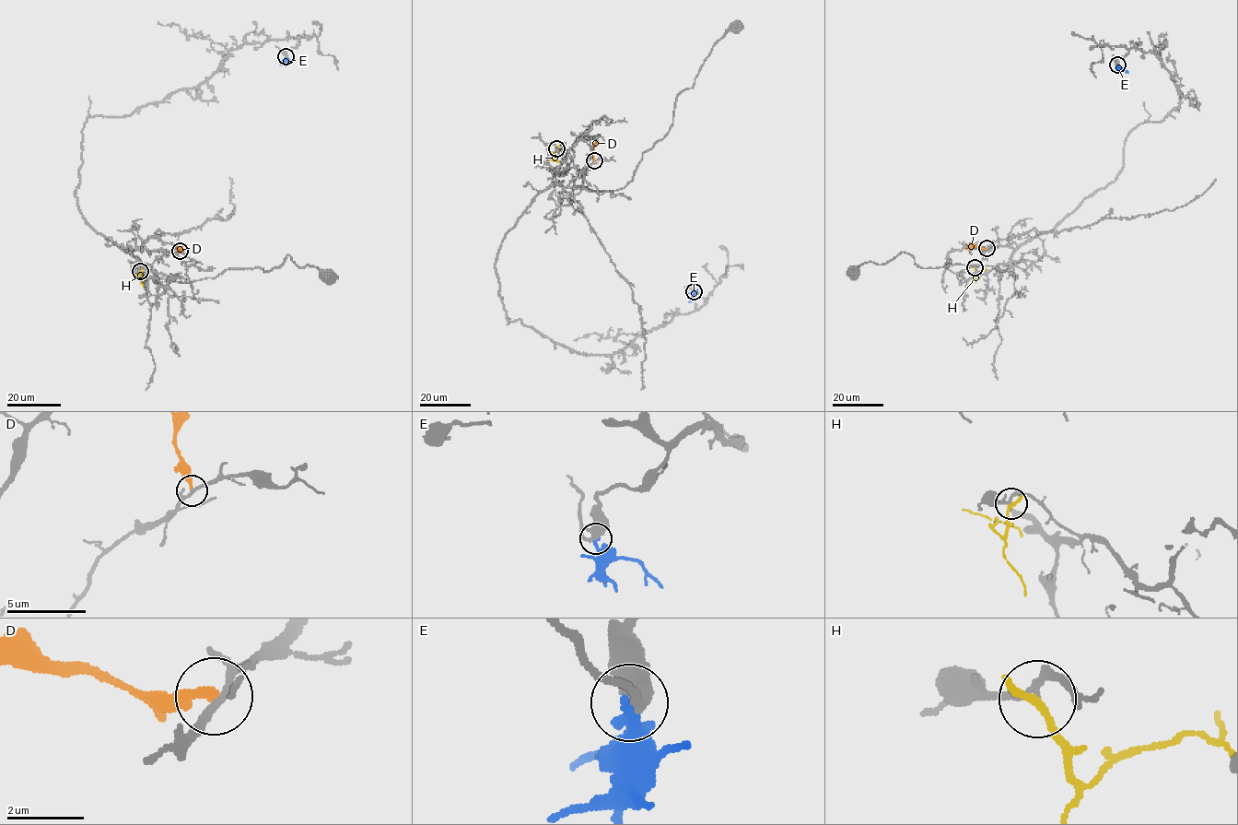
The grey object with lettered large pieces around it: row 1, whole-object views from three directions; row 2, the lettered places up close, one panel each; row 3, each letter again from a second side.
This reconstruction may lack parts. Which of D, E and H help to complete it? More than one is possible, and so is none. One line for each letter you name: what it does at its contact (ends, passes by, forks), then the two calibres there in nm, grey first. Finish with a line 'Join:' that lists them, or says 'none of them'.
Join: none of them

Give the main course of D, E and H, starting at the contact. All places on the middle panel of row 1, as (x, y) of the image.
D: (594, 160), (591, 154), (596, 139)
E: (694, 291), (691, 302)
H: (557, 147), (554, 153), (558, 162)

